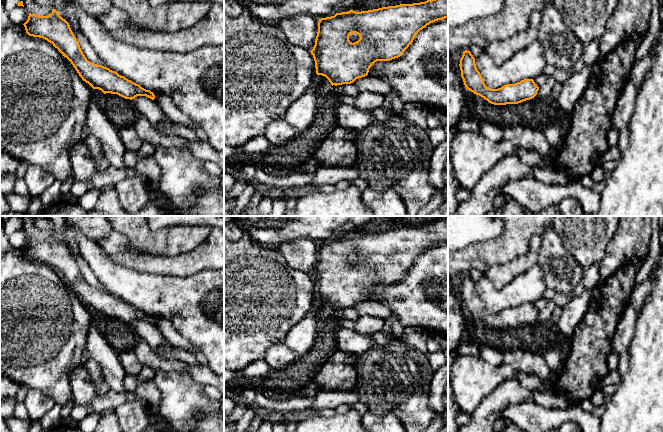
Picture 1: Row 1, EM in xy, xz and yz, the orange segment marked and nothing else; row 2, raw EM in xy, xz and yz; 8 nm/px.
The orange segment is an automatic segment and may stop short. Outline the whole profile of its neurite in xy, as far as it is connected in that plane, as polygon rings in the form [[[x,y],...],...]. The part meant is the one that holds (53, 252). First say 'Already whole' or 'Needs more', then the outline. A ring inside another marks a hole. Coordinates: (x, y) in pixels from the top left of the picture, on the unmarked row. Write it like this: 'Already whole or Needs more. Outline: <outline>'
Already whole. Outline: [[[55,233],[48,240],[29,237],[23,249],[29,260],[40,261],[52,267],[71,286],[82,304],[93,313],[99,313],[104,318],[117,318],[130,324],[137,320],[155,323],[154,317],[150,314],[142,312],[107,291],[88,285],[69,247]]]

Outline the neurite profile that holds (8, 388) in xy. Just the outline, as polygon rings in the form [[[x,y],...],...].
[[[0,374],[0,403],[3,400],[14,398],[18,393],[20,386],[20,384],[15,383],[8,376]]]

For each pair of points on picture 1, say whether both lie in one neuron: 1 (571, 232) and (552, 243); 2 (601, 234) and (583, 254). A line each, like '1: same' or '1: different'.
1: different
2: same

